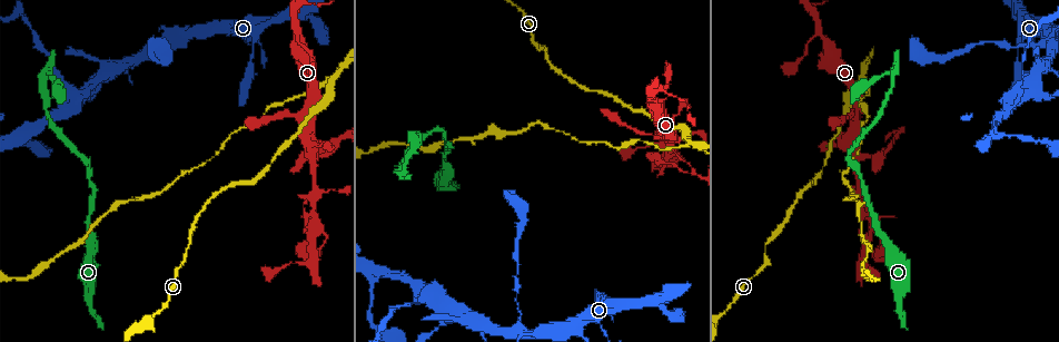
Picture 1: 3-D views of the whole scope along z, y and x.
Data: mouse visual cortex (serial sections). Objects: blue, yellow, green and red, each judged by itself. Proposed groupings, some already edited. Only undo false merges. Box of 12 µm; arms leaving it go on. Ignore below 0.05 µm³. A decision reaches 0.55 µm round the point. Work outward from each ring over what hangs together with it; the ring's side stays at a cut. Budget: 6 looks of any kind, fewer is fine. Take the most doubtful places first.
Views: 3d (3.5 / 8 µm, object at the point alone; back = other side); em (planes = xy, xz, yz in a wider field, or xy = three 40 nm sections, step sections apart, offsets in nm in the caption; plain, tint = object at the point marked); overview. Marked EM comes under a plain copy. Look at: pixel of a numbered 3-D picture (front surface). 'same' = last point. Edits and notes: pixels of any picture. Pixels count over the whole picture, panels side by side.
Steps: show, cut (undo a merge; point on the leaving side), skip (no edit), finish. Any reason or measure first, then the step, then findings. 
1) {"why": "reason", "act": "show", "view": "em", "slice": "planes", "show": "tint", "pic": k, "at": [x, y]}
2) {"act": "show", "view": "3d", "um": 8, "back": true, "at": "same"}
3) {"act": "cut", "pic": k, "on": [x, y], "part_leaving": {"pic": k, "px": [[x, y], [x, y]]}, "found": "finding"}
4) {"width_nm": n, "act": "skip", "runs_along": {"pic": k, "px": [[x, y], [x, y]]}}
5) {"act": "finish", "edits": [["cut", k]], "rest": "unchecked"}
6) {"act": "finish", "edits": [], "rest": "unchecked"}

{"why": "three arms meet", "act": "show", "view": "3d", "um": 8, "back": true, "pic": 1, "at": [858, 78]}

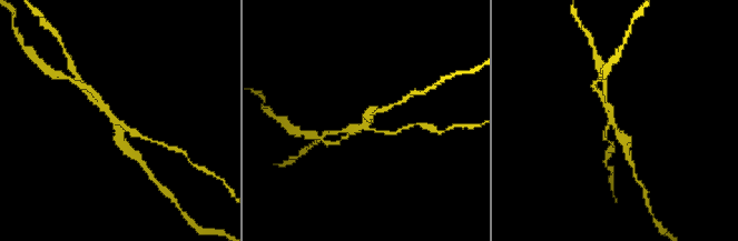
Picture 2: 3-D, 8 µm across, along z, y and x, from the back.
{"arms": 3, "arm_widths_nm": [150, 200, 250], "why": "need the tissue", "act": "show", "view": "em", "slice": "xy", "step": 5, "show": "tint", "pic": 2, "at": [368, 124]}

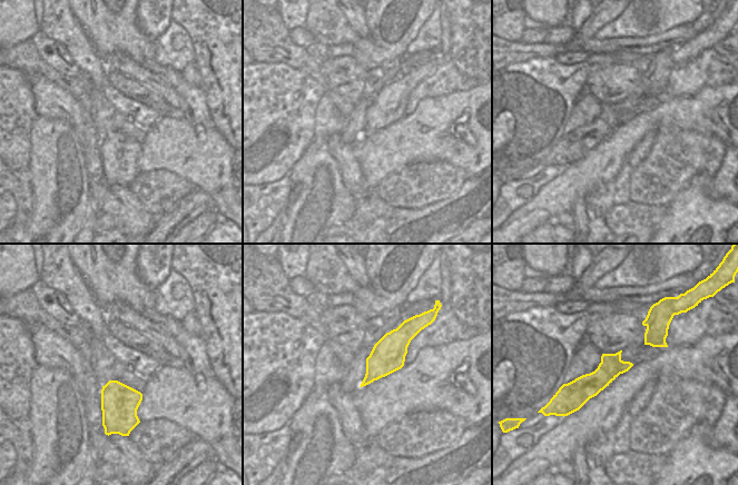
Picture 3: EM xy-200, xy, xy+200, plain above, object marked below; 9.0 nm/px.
{"act": "cut", "pic": 2, "on": [135, 133], "part_leaving": {"pic": 2, "px": [[117, 123], [158, 143]]}, "found": "a second cell is stuck on"}

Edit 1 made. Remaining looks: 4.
{"act": "show", "view": "overview"}

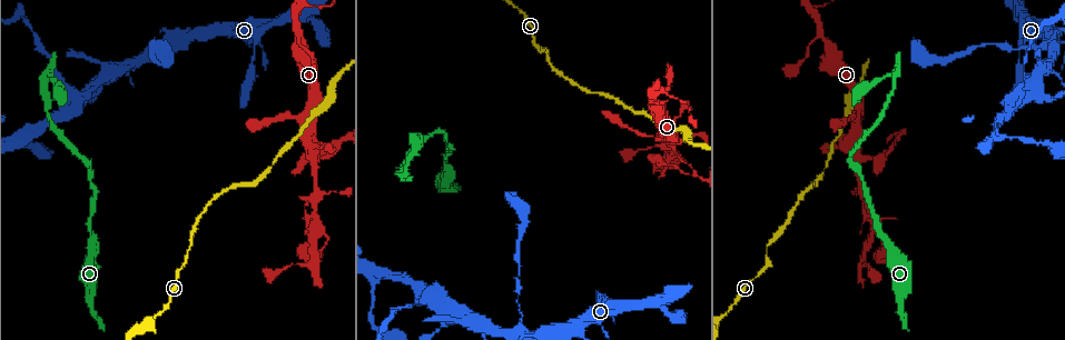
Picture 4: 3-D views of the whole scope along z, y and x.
{"why": "sharp bend", "act": "show", "view": "3d", "um": 3.5, "back": true, "pic": 4, "at": [693, 176]}

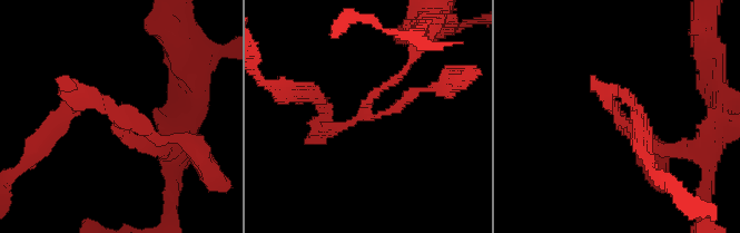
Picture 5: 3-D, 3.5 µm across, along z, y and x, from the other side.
{"arms": 3, "arm_widths_nm": [150, 150, 200], "act": "show", "view": "em", "slice": "planes", "show": "tint", "pic": 5, "at": [372, 114]}

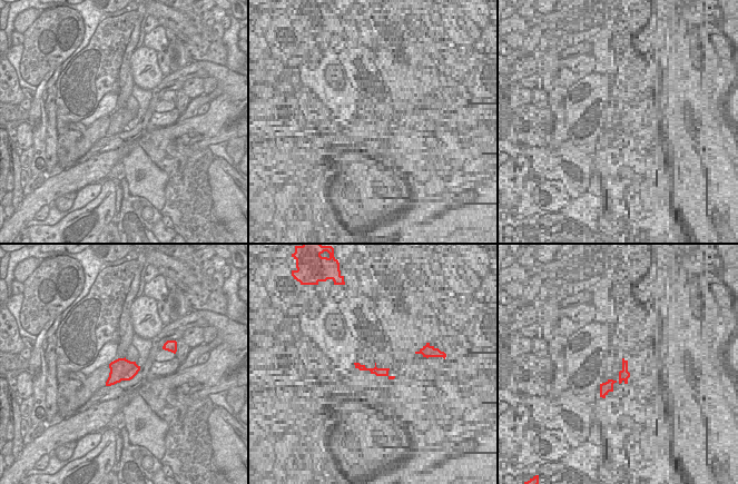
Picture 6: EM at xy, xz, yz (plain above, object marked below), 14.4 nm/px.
{"act": "cut", "pic": 5, "on": [609, 102], "part_leaving": {"pic": 5, "px": [[370, 115], [455, 77]]}, "found": "a second cell is stuck on"}

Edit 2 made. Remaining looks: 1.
{"act": "finish", "edits": [["cut", 2], ["cut", 5]], "rest": "unchecked"}

